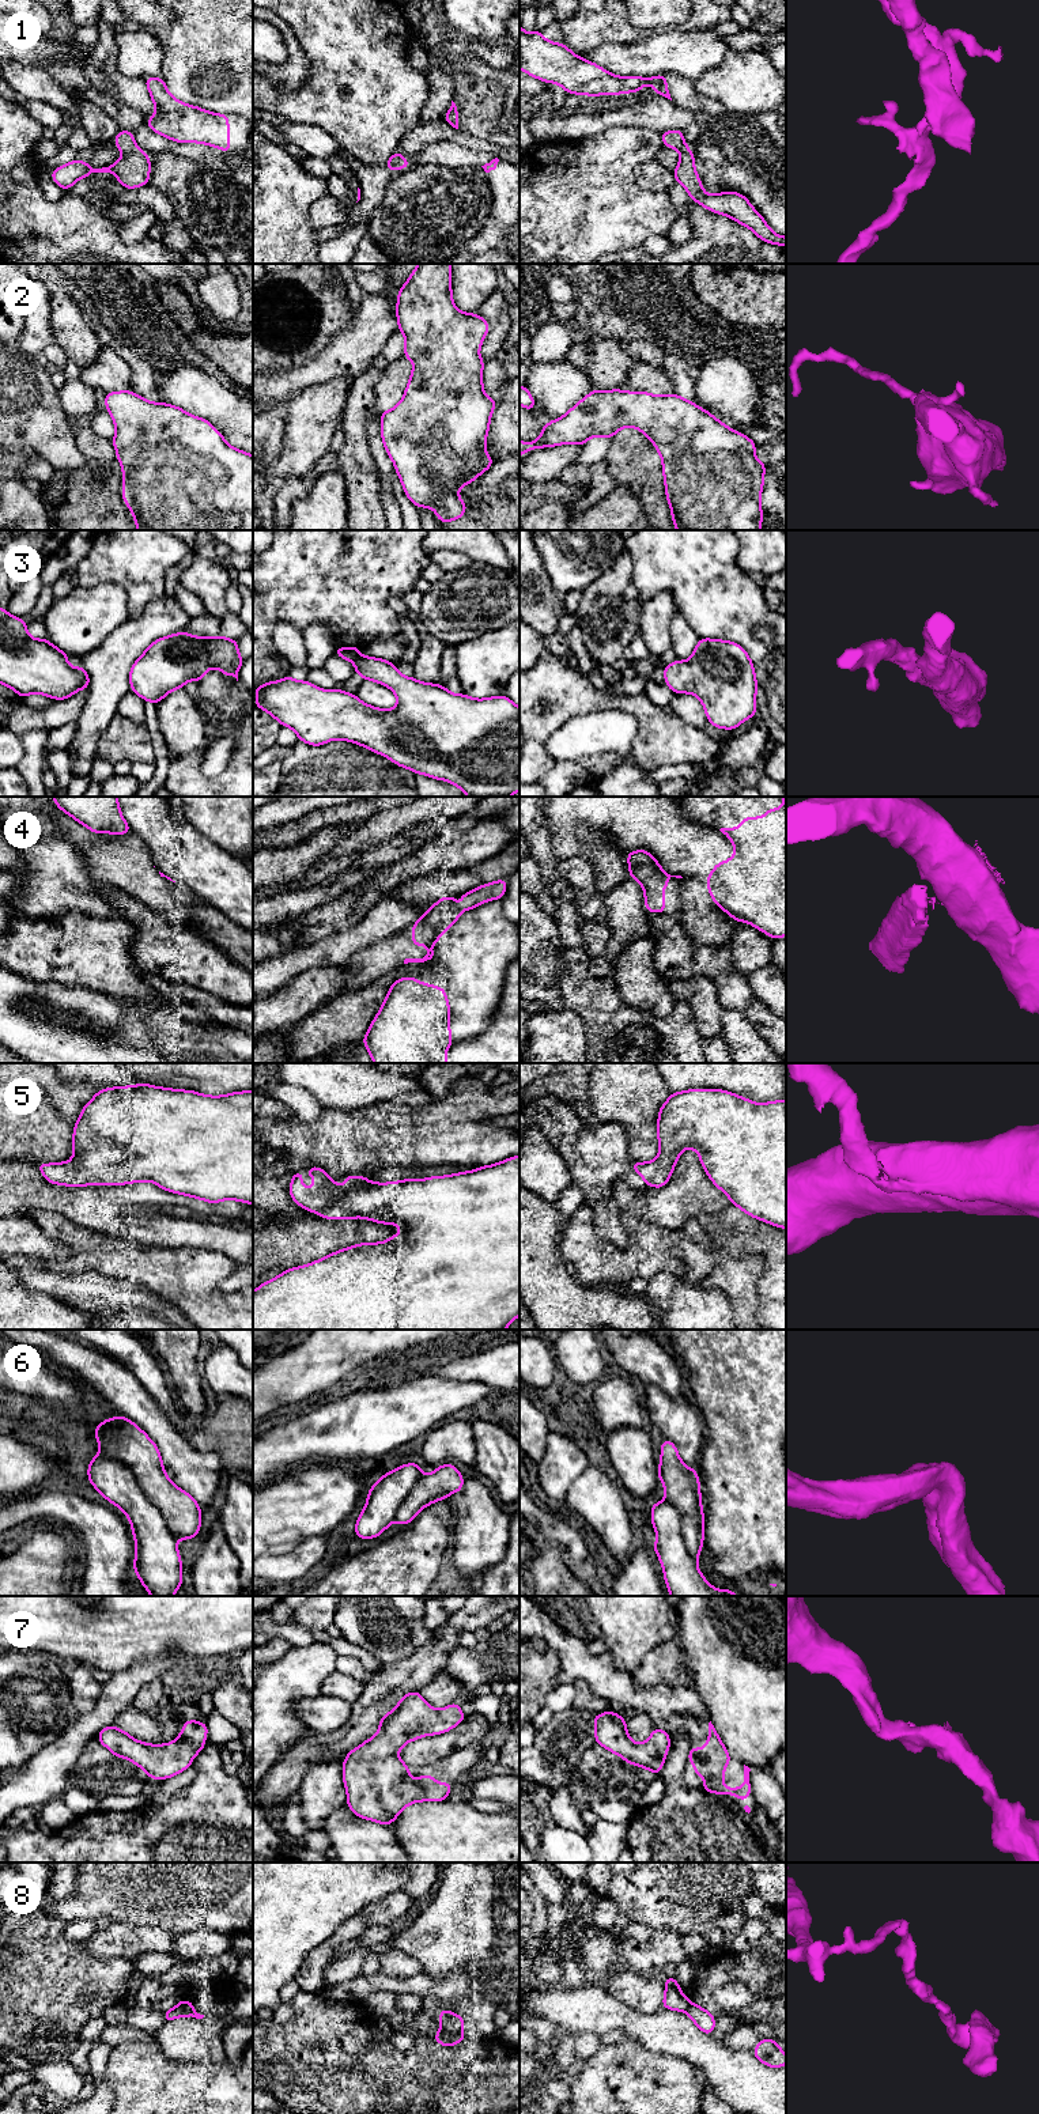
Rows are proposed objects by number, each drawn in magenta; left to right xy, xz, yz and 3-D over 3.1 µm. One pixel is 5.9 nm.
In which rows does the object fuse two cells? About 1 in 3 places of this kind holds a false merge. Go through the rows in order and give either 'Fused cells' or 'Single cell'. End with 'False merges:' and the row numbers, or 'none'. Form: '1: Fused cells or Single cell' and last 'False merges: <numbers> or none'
1: Fused cells
2: Single cell
3: Single cell
4: Fused cells
5: Single cell
6: Fused cells
7: Single cell
8: Fused cells
False merges: 1, 4, 6, 8

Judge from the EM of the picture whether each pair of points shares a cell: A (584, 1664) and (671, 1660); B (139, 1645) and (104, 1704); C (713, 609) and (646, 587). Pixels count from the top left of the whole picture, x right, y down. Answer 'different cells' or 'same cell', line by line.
A: different cells
B: different cells
C: same cell

